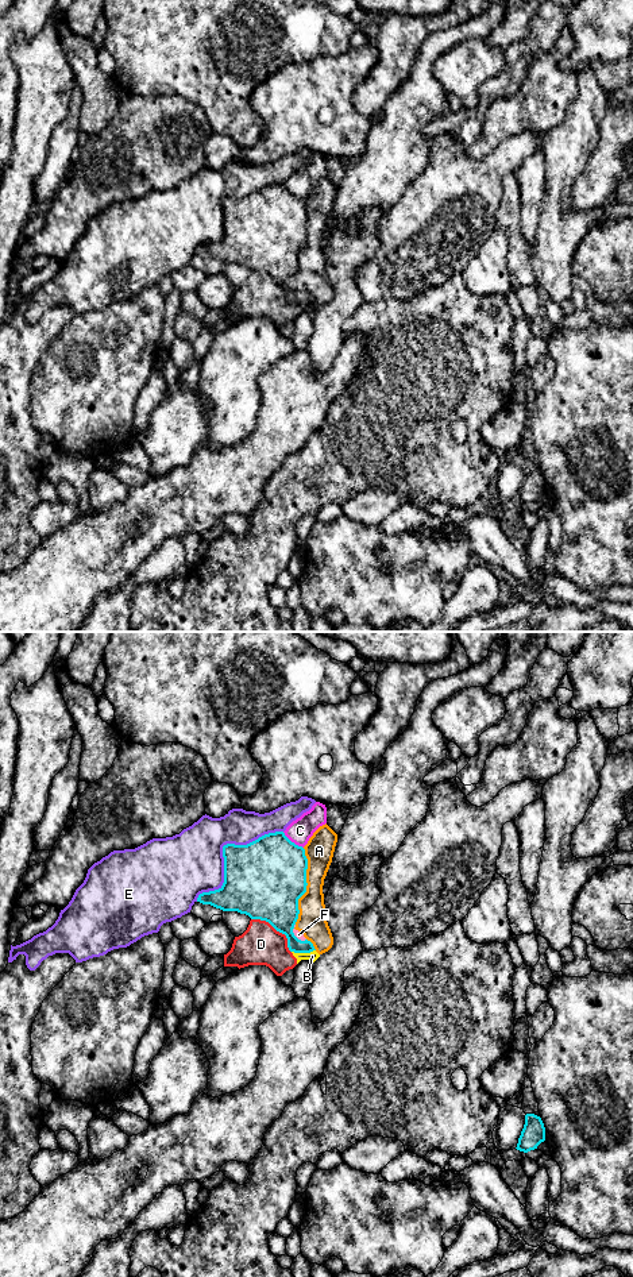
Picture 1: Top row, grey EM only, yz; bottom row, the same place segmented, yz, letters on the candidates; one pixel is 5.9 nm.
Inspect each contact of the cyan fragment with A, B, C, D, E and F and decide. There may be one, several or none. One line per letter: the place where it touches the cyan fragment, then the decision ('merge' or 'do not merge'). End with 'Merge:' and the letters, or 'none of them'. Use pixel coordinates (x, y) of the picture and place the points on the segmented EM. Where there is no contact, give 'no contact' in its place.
A: yz (307, 884) | do not merge
B: yz (303, 952) | do not merge
C: yz (293, 843) | do not merge
D: yz (277, 930) | do not merge
E: yz (223, 851) | do not merge
F: yz (293, 934) | do not merge
Merge: none of them

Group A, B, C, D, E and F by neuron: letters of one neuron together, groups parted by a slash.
A B D F / C / E

